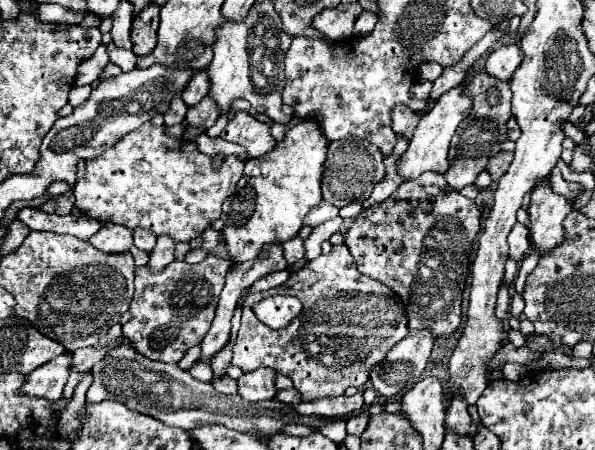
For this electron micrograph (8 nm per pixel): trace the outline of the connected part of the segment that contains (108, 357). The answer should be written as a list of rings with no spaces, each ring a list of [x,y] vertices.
[[[123,344],[109,350],[101,362],[93,368],[93,384],[87,390],[87,402],[115,400],[125,404],[127,408],[153,416],[167,426],[175,426],[181,430],[193,430],[203,424],[223,424],[237,432],[255,430],[261,434],[275,434],[285,424],[295,422],[299,416],[291,410],[289,404],[277,400],[265,402],[245,402],[239,396],[227,396],[217,392],[211,382],[197,382],[177,364],[153,362],[139,354],[137,350],[125,348]]]

